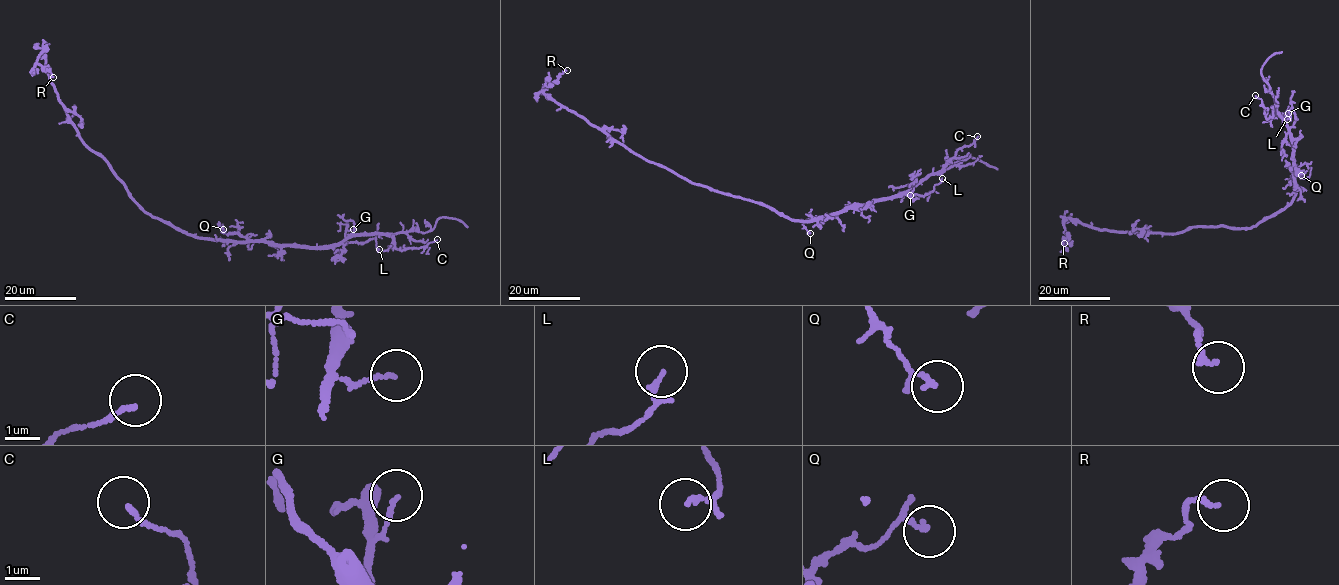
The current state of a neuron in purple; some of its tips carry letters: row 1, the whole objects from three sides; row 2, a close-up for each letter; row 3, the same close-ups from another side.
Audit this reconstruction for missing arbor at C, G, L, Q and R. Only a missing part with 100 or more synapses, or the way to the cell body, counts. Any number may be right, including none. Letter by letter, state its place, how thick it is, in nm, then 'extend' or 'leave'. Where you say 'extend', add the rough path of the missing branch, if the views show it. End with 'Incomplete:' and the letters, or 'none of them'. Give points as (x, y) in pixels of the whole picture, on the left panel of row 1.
C: (437, 239) | 120 nm | leave
G: (353, 229) | 100 nm | leave
L: (379, 249) | 100 nm | leave
Q: (223, 229) | 90 nm | leave
R: (53, 77) | 130 nm | leave
Incomplete: none of them

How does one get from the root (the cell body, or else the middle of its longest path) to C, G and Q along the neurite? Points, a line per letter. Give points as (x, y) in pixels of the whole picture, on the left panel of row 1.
C: (176, 227), (205, 239), (305, 247), (338, 244), (373, 233), (392, 237), (392, 246), (402, 250), (437, 239)
G: (176, 227), (213, 240), (261, 241), (278, 245), (313, 247), (336, 245), (345, 238), (346, 230), (353, 229)
Q: (176, 227), (205, 239), (246, 239), (237, 233), (225, 233), (218, 224), (223, 229)

